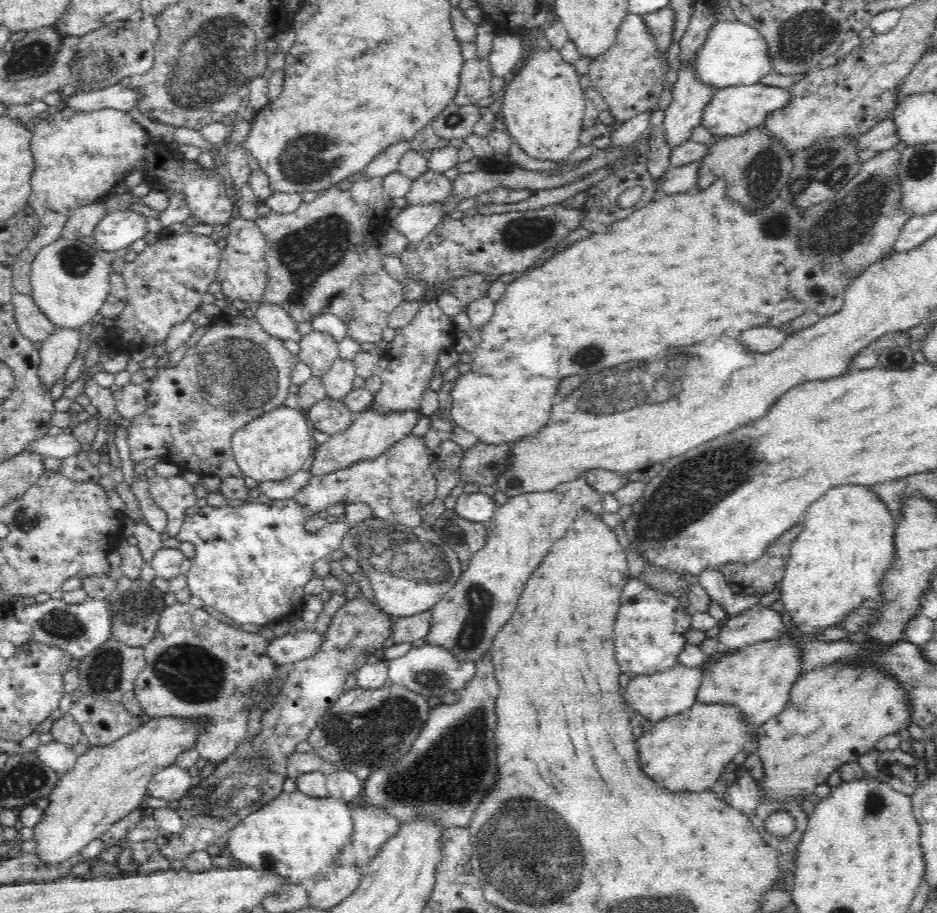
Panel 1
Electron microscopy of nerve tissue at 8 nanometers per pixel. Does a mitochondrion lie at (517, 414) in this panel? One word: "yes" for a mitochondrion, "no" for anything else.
no

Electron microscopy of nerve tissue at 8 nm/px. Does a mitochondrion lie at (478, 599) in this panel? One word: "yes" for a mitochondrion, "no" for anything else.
yes

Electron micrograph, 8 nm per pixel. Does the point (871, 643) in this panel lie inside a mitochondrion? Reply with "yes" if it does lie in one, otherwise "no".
no

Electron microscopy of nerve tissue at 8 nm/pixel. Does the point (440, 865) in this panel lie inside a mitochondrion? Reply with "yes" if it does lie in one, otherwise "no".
no

